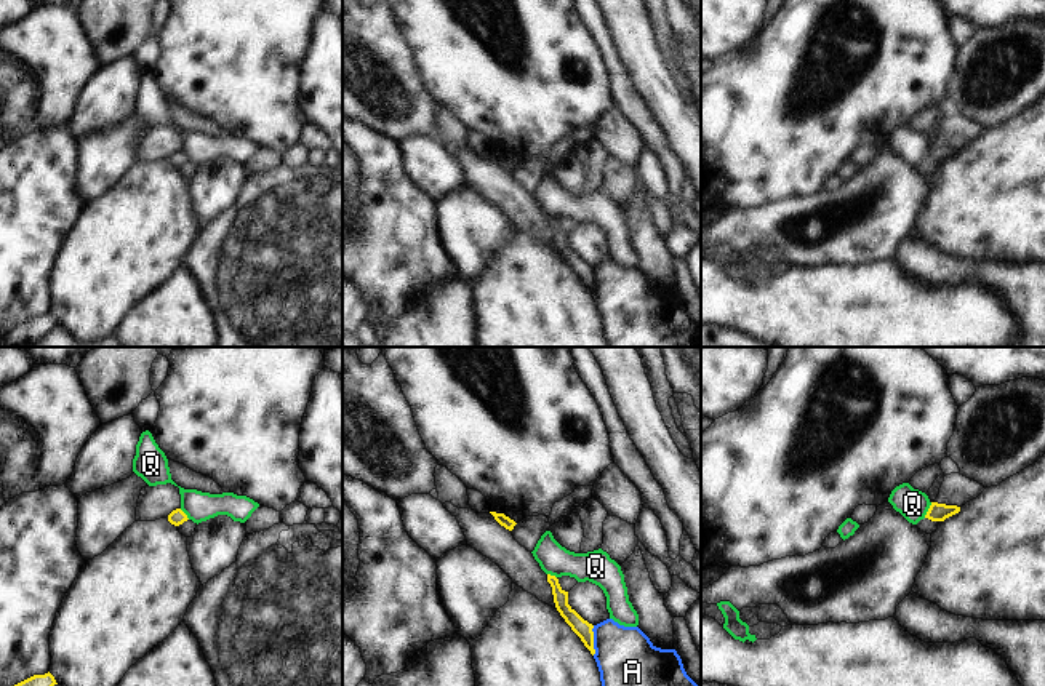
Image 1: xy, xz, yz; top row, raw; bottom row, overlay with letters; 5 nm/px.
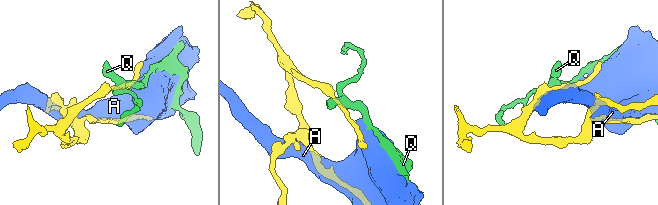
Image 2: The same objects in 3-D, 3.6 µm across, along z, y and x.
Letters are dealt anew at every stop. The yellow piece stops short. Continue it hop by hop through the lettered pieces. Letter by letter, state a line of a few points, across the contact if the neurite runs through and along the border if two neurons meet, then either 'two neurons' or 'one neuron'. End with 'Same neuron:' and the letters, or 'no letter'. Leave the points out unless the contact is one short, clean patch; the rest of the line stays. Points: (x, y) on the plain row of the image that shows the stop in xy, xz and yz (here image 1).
A: two neurons
Q: line yz (932, 144), (924, 159); two neurons
Same neuron: no letter

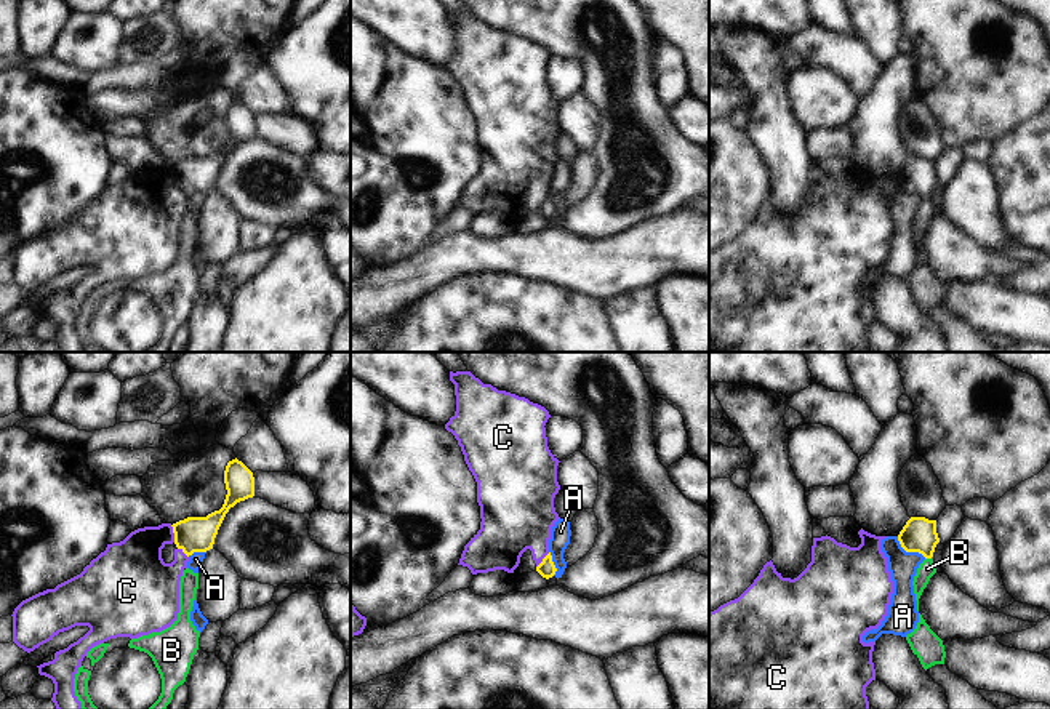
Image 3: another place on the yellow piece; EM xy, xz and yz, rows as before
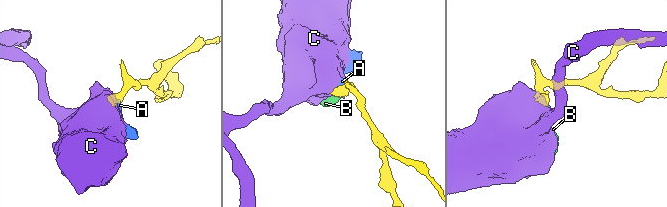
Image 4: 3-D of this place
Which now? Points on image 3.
A: line yz (897, 178), (906, 192), (917, 192), (925, 199); two neurons
B: line yz (919, 176), (924, 181), (929, 199), (927, 210); one neuron
C: line xy (170, 167), (175, 183); two neurons
Same neuron: B

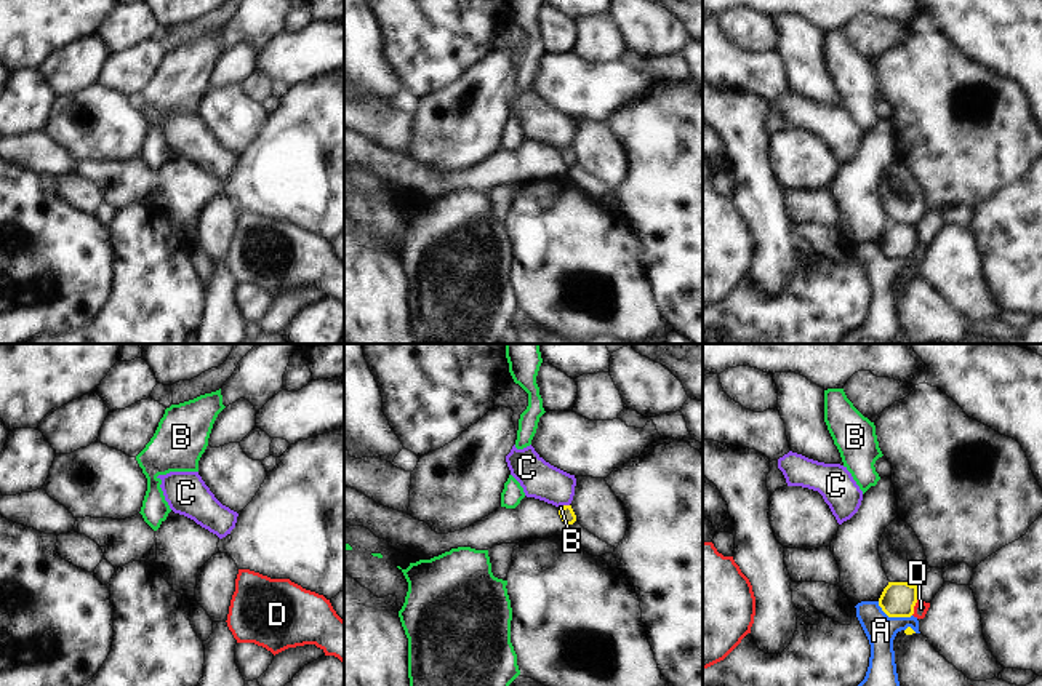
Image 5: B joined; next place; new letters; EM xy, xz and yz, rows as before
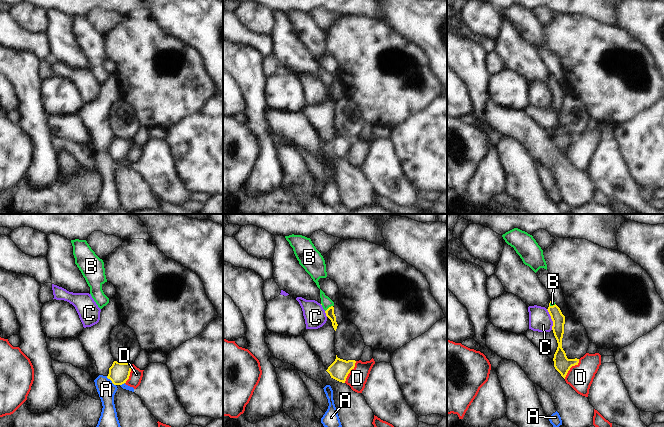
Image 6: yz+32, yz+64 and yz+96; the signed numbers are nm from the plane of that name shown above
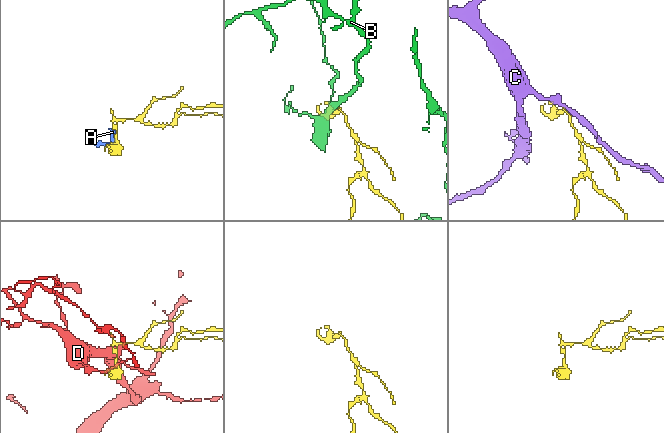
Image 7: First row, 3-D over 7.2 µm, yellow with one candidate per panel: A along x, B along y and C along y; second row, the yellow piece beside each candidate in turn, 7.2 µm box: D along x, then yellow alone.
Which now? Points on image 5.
A: line yz (877, 243), (889, 258), (911, 258); two neurons
B: line xz (567, 155), (562, 151), (561, 149); one neuron
C: two neurons
D: two neurons
Same neuron: B

